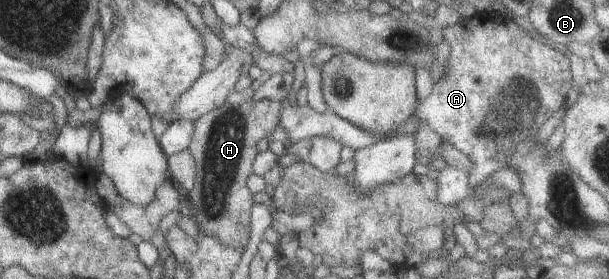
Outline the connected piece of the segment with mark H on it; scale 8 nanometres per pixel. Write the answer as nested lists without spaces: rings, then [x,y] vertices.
[[[224,101],[218,108],[199,116],[193,124],[193,133],[186,150],[195,162],[195,181],[191,189],[185,192],[190,206],[190,218],[196,224],[199,235],[212,237],[222,246],[243,250],[249,239],[249,208],[252,206],[252,194],[246,186],[251,172],[254,156],[259,153],[256,142],[265,138],[276,128],[280,101],[245,101],[242,104],[229,104]]]

